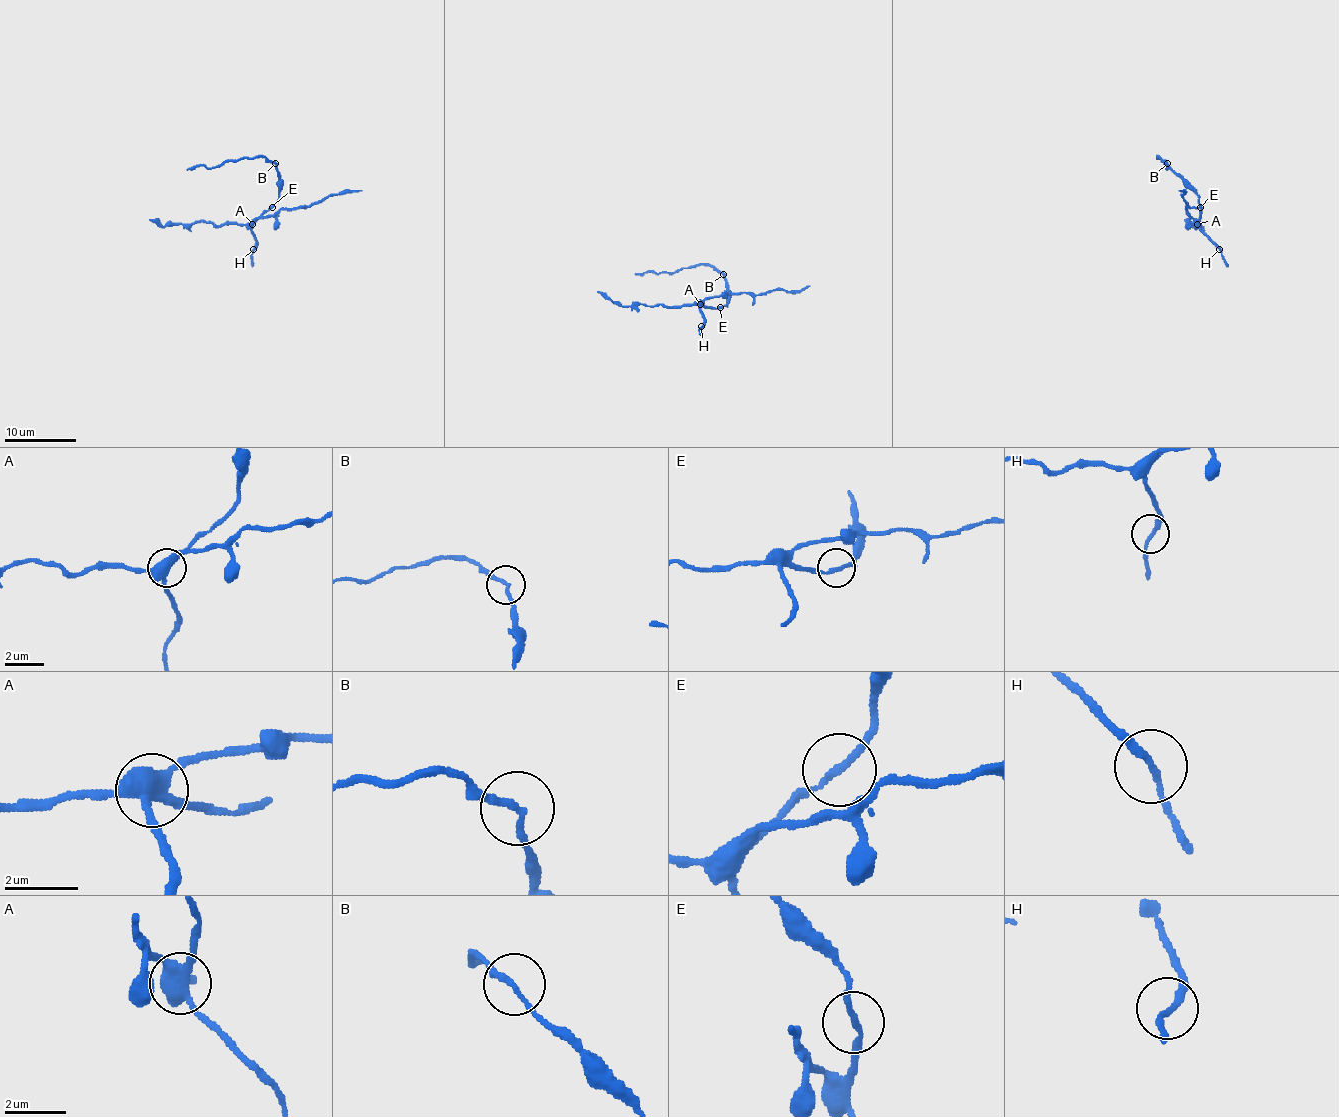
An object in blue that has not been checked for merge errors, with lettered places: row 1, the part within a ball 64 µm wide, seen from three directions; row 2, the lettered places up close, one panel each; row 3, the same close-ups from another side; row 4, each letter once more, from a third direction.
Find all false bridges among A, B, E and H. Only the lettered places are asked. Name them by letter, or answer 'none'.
A, B

